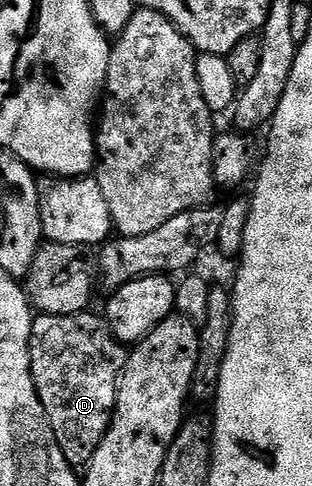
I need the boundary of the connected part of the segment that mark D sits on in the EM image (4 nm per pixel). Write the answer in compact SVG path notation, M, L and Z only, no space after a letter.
M81 313L79 315L46 315L37 314L32 321L32 332L30 333L30 365L32 366L32 376L34 377L34 385L38 397L42 401L42 409L46 409L46 417L50 421L50 425L54 429L54 437L58 437L58 445L62 449L62 453L66 457L66 461L71 467L77 469L87 468L91 463L94 453L98 449L98 445L104 439L104 434L108 432L108 428L112 425L112 416L116 409L116 394L120 388L120 375L124 372L126 362L125 344L119 343L112 336L112 331L108 328L107 322L99 314Z

